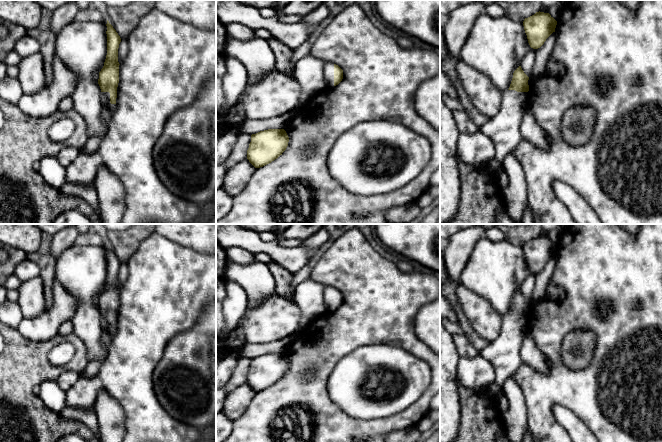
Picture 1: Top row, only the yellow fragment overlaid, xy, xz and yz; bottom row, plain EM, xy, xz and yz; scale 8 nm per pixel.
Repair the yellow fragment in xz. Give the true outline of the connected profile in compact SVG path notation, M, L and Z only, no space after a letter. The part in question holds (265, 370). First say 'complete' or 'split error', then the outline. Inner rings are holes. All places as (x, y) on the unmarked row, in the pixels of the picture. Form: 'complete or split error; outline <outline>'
complete; outline M268 353L251 359L247 383L255 391L263 391L286 374L289 361L284 353Z

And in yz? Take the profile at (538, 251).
complete; outline M536 236L534 239L525 242L523 250L531 272L540 272L546 263L555 256L557 245L549 238Z

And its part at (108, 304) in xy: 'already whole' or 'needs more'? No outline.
needs more

